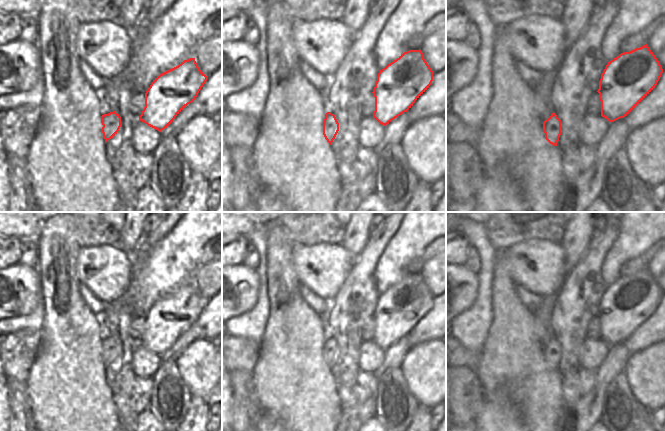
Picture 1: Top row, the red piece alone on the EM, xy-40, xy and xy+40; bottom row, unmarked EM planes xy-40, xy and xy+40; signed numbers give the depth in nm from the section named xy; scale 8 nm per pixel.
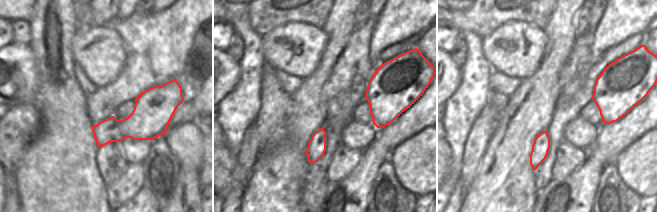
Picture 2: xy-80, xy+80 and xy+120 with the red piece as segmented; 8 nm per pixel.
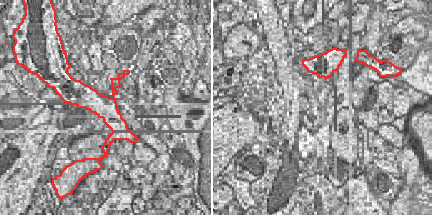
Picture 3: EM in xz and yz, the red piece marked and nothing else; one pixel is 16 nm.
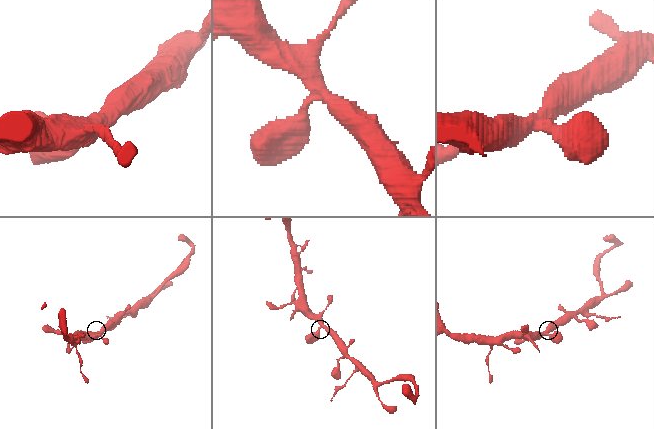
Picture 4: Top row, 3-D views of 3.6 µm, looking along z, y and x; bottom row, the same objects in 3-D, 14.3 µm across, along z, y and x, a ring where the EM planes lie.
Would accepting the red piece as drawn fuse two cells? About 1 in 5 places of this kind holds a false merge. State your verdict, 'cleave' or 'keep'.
keep

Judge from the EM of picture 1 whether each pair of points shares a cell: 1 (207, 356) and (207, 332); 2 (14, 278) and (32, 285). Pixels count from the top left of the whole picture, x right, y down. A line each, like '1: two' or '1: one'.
1: two
2: one

